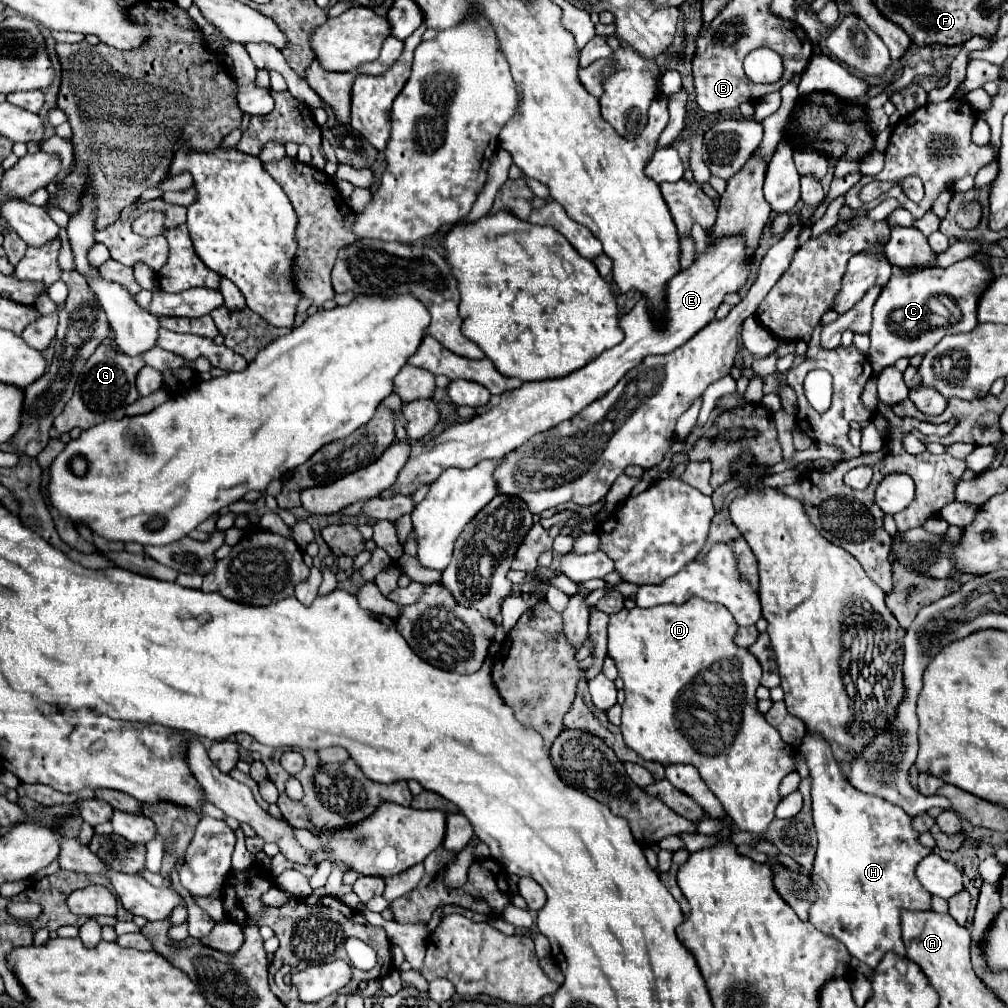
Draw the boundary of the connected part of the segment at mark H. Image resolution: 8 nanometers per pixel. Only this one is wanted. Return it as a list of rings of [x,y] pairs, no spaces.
[[[805,735],[799,749],[805,753],[813,779],[811,797],[817,829],[817,853],[811,869],[817,899],[809,909],[809,921],[825,935],[839,939],[853,957],[875,969],[889,951],[899,957],[905,955],[899,911],[931,907],[931,895],[915,877],[917,863],[931,849],[917,843],[919,835],[911,829],[911,815],[901,807],[849,787],[821,735]]]

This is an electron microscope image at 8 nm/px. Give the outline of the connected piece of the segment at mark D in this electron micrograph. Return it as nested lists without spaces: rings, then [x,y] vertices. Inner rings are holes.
[[[693,597],[689,601],[685,601],[683,605],[657,605],[657,607],[649,607],[649,609],[641,609],[641,607],[633,607],[633,609],[621,609],[617,613],[611,615],[611,621],[609,621],[609,655],[615,659],[615,665],[617,665],[617,671],[619,675],[623,677],[625,681],[625,701],[622,705],[621,715],[621,733],[623,733],[623,739],[627,743],[627,747],[631,747],[633,751],[637,751],[643,759],[649,759],[649,761],[659,761],[663,765],[669,765],[669,763],[693,763],[699,773],[701,773],[701,779],[707,783],[707,787],[715,793],[715,797],[721,801],[725,813],[731,817],[731,821],[735,823],[737,829],[741,831],[749,831],[753,833],[753,837],[757,837],[757,843],[755,843],[755,849],[765,853],[773,863],[781,863],[777,859],[777,849],[773,847],[773,843],[765,843],[765,839],[761,839],[761,835],[765,835],[769,823],[775,819],[775,807],[779,803],[779,783],[781,779],[797,769],[797,763],[795,763],[795,749],[789,747],[785,741],[781,741],[779,733],[765,721],[763,713],[759,713],[757,709],[757,697],[755,697],[755,689],[761,685],[761,665],[757,663],[755,655],[747,649],[747,647],[737,647],[733,643],[735,639],[735,633],[737,633],[737,623],[733,619],[733,615],[729,613],[727,607],[719,605],[719,603],[709,603],[709,601],[703,601],[699,597]]]

